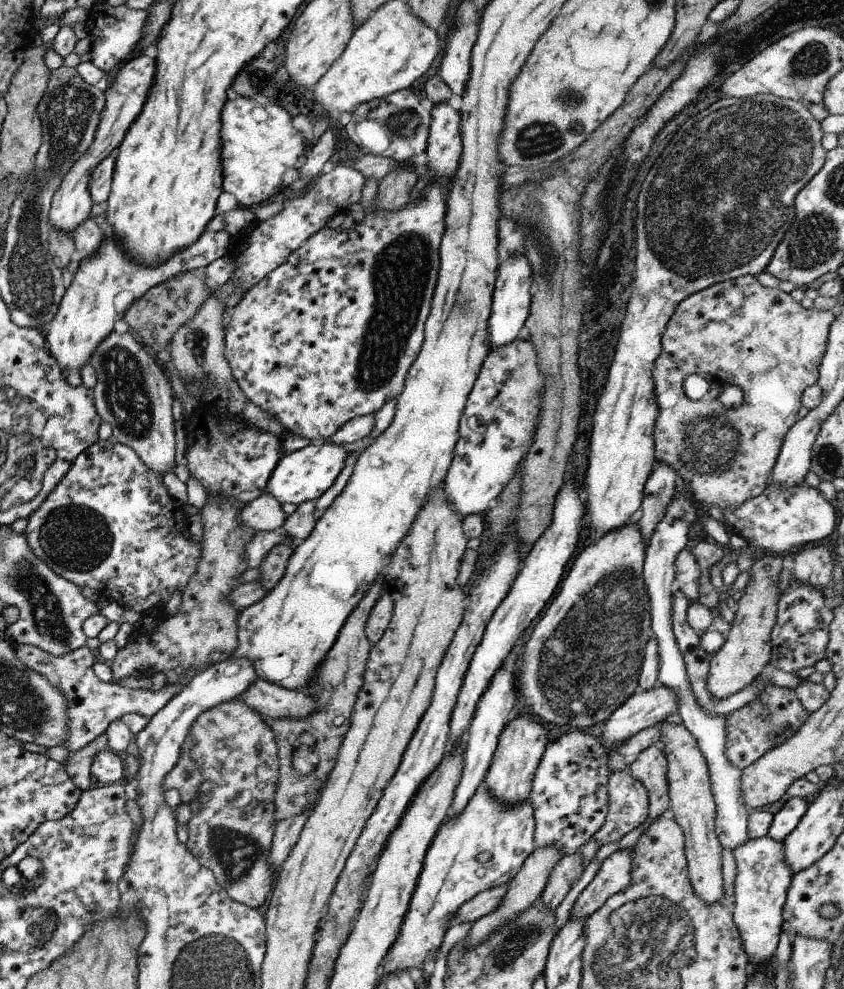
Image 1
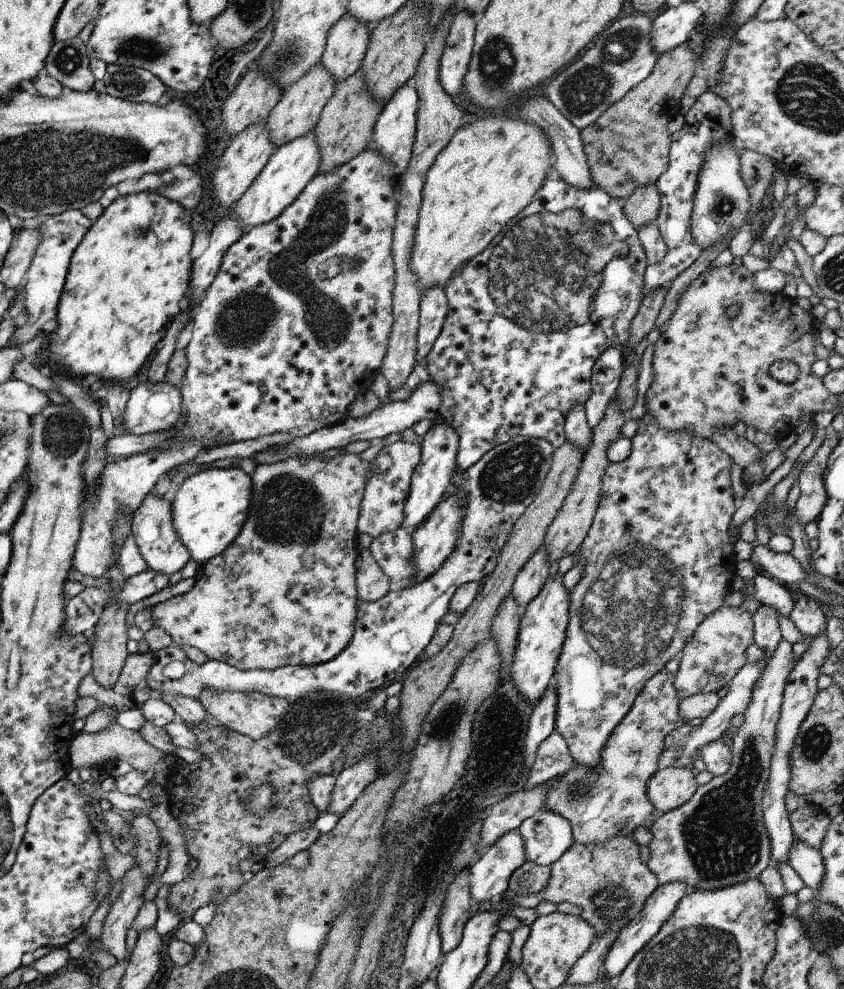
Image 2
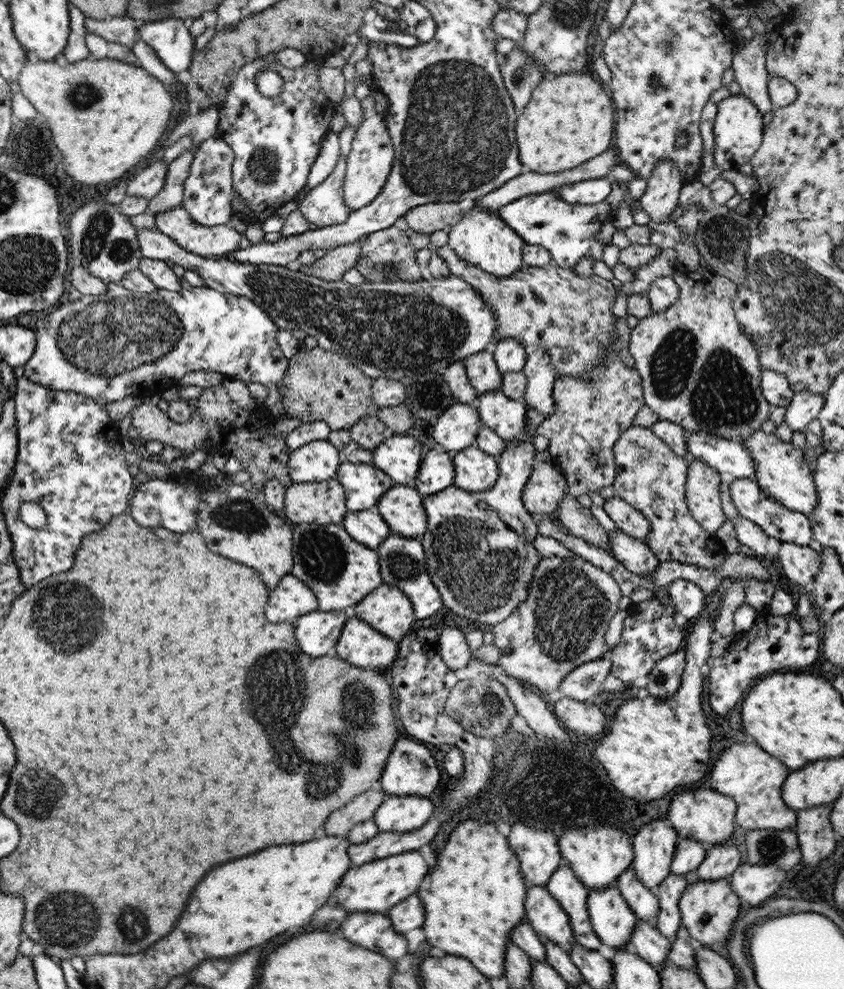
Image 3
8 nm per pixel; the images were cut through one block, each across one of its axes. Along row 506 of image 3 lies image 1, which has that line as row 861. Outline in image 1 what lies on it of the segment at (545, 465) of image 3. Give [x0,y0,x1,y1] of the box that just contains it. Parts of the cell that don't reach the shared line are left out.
[461,847,561,947]

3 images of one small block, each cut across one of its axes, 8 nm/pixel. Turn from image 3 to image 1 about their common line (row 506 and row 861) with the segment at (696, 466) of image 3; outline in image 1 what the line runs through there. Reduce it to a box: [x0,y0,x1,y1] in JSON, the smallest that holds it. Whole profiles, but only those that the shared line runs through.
[658,723,722,904]

